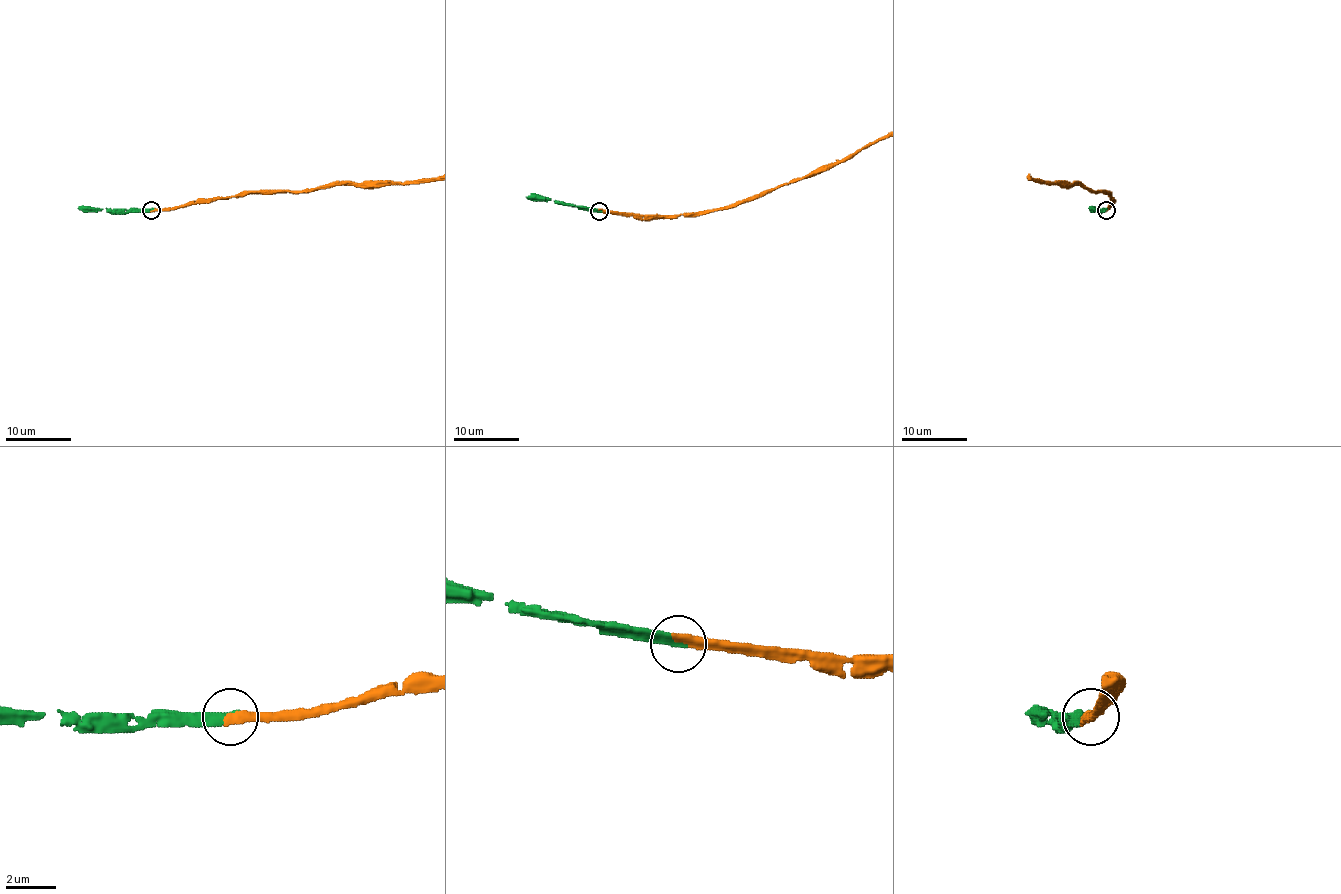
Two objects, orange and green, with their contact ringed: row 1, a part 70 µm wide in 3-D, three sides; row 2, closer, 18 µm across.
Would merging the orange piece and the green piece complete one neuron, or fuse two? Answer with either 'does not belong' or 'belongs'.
belongs

